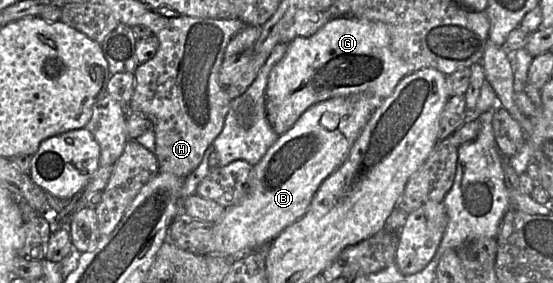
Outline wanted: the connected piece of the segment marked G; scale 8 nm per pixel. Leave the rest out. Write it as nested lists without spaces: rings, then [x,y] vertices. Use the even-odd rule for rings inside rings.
[[[354,16],[333,17],[312,35],[292,39],[285,55],[271,69],[265,93],[267,119],[280,135],[310,106],[333,97],[370,93],[382,101],[409,73],[406,62],[391,49],[384,23]]]

